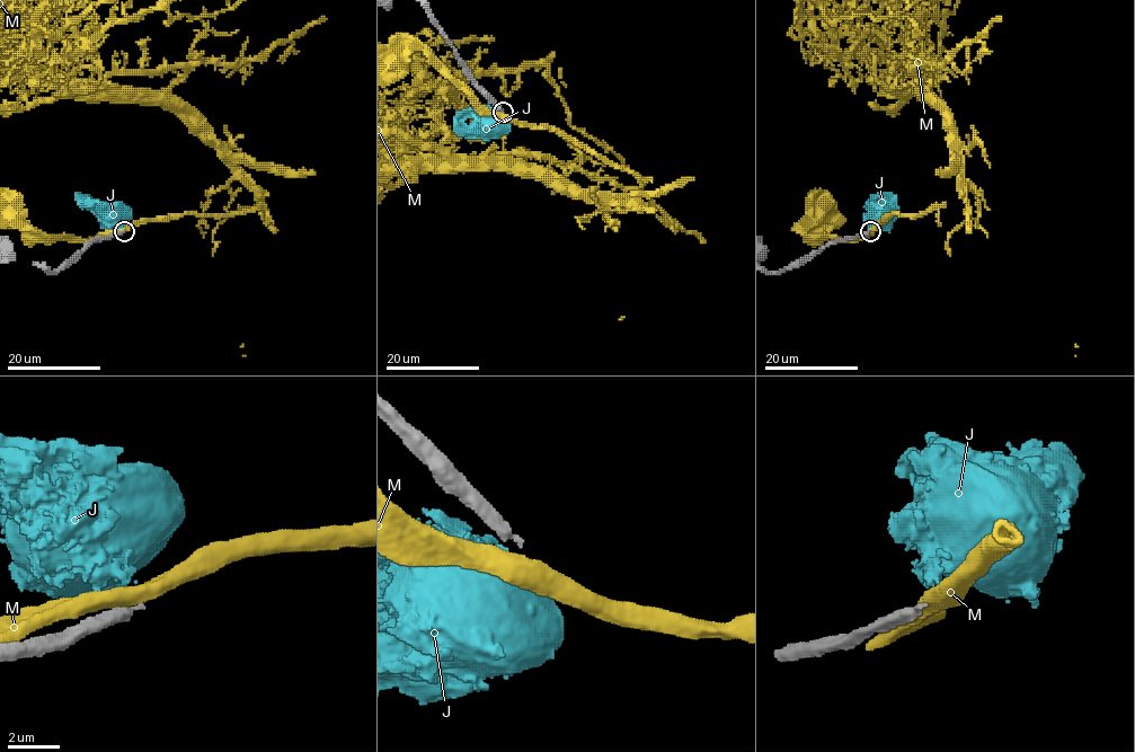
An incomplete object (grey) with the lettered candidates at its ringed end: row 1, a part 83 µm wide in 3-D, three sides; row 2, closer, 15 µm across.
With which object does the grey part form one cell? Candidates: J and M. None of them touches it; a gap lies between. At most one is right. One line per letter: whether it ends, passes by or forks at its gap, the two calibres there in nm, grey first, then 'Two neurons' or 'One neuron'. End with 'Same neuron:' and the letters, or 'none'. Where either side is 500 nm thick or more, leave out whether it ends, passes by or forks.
J: It ends there. Thickness 220 nm (grey) against 420 nm. Two neurons
M: Thickness 220 nm (grey) against 500 nm. Two neurons
Same neuron: none

